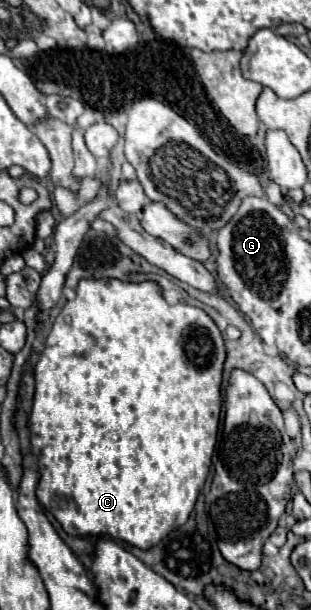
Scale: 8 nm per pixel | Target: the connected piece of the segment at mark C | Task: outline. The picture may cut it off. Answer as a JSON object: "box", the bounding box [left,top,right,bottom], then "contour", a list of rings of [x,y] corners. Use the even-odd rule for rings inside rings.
{"box":[30,278,226,548],"contour":[[[82,278],[78,282],[76,298],[68,300],[62,306],[60,314],[54,318],[54,324],[46,338],[46,346],[40,354],[38,364],[34,366],[36,394],[30,412],[30,444],[40,472],[36,496],[40,504],[56,516],[56,520],[68,534],[110,536],[120,538],[138,548],[148,548],[160,542],[164,534],[173,531],[176,526],[182,526],[188,520],[212,464],[220,424],[220,408],[222,408],[220,386],[222,386],[224,360],[226,360],[226,344],[216,322],[202,308],[190,306],[186,302],[168,304],[162,296],[162,288],[158,282],[150,280],[124,282],[118,278],[100,278],[100,280]]]}

